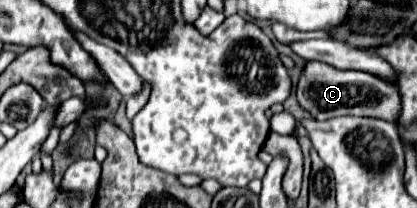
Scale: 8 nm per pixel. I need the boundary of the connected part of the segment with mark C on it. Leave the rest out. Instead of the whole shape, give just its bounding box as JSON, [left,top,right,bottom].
[296,62,400,122]

